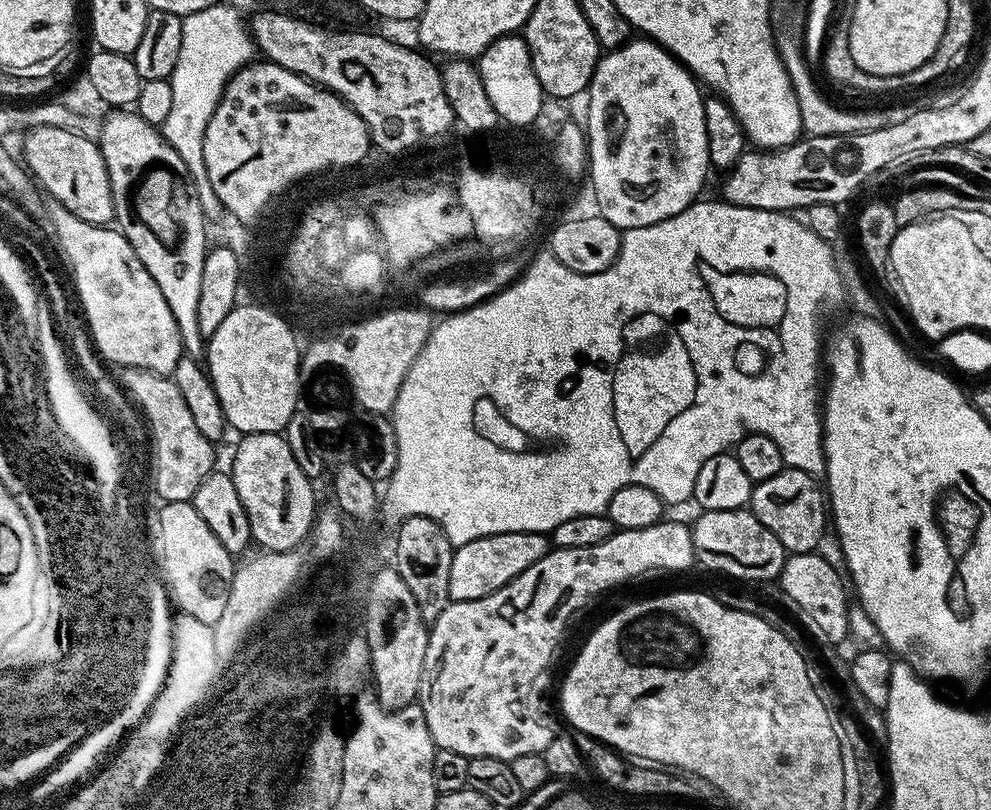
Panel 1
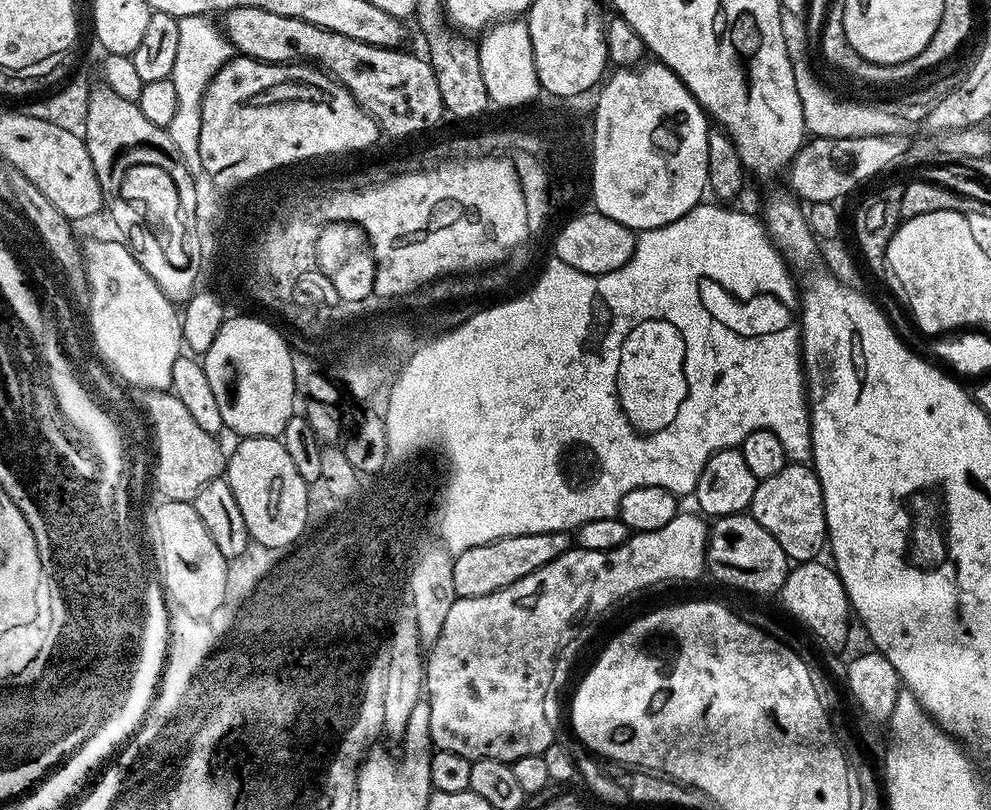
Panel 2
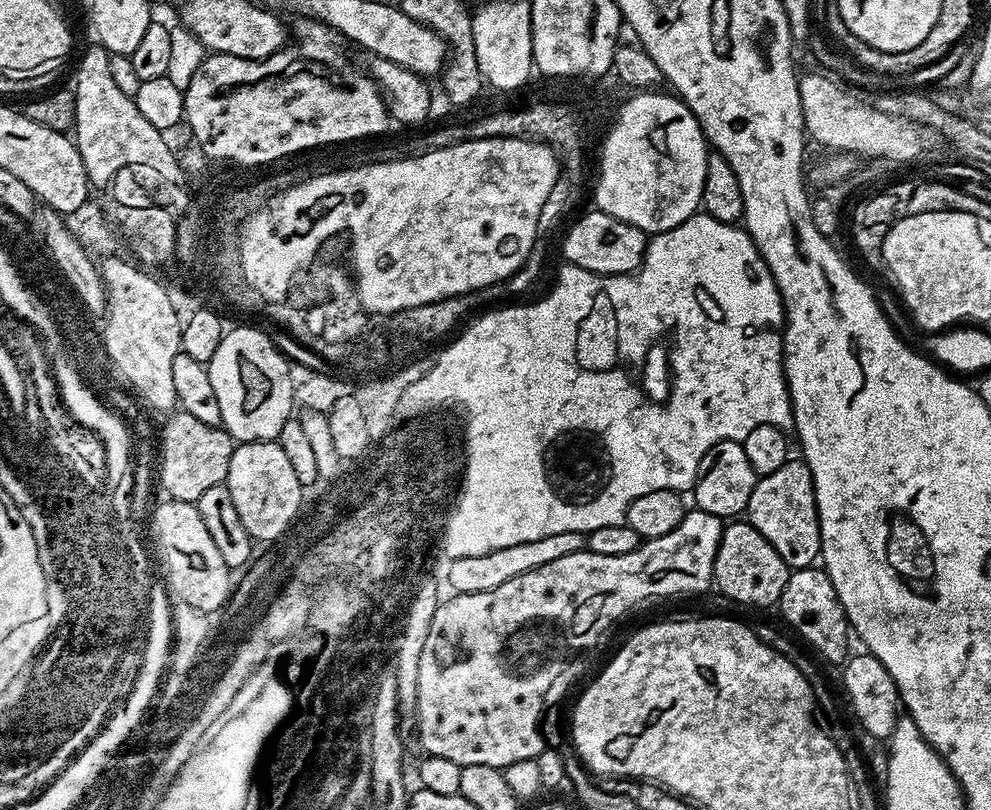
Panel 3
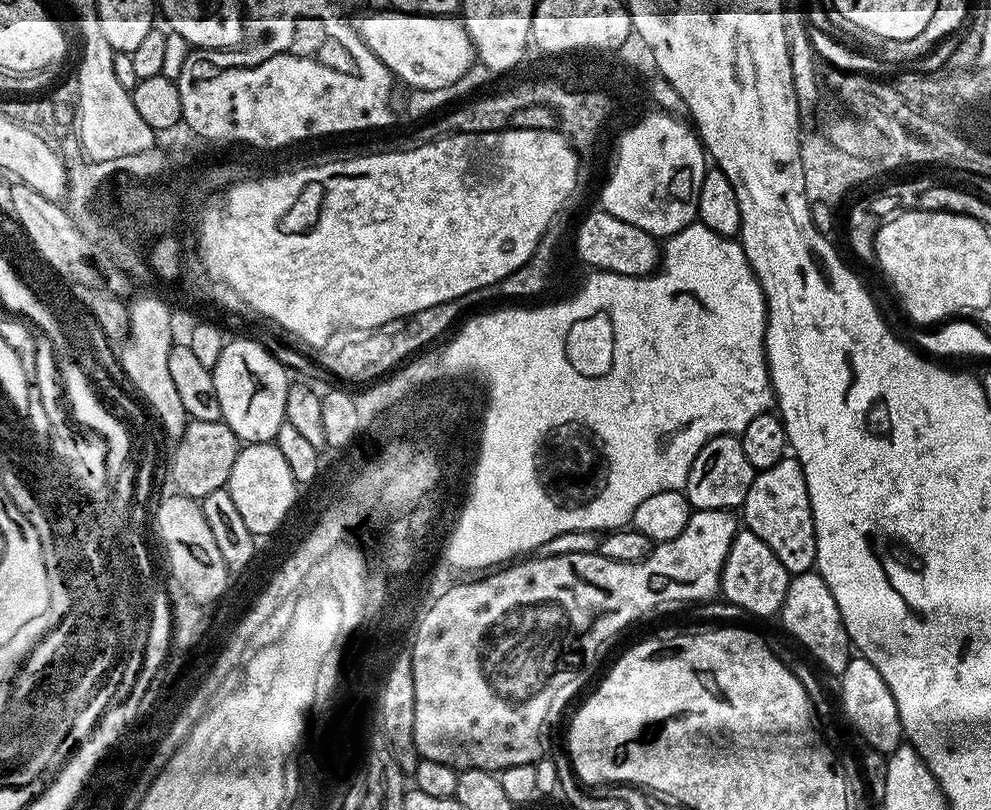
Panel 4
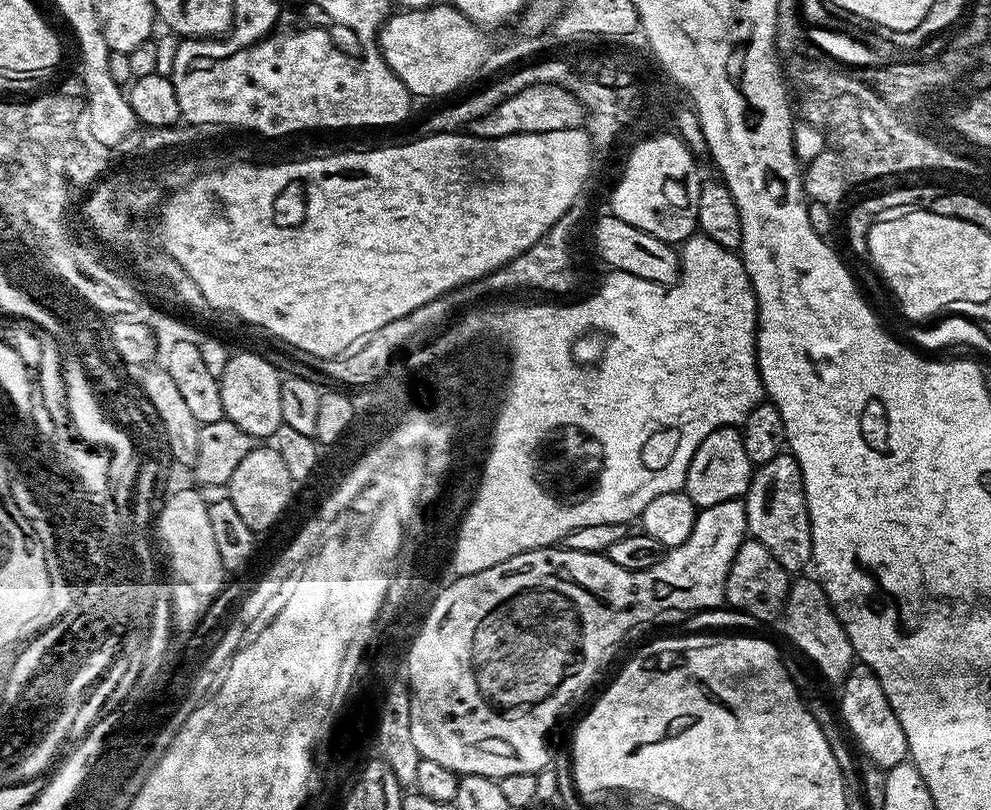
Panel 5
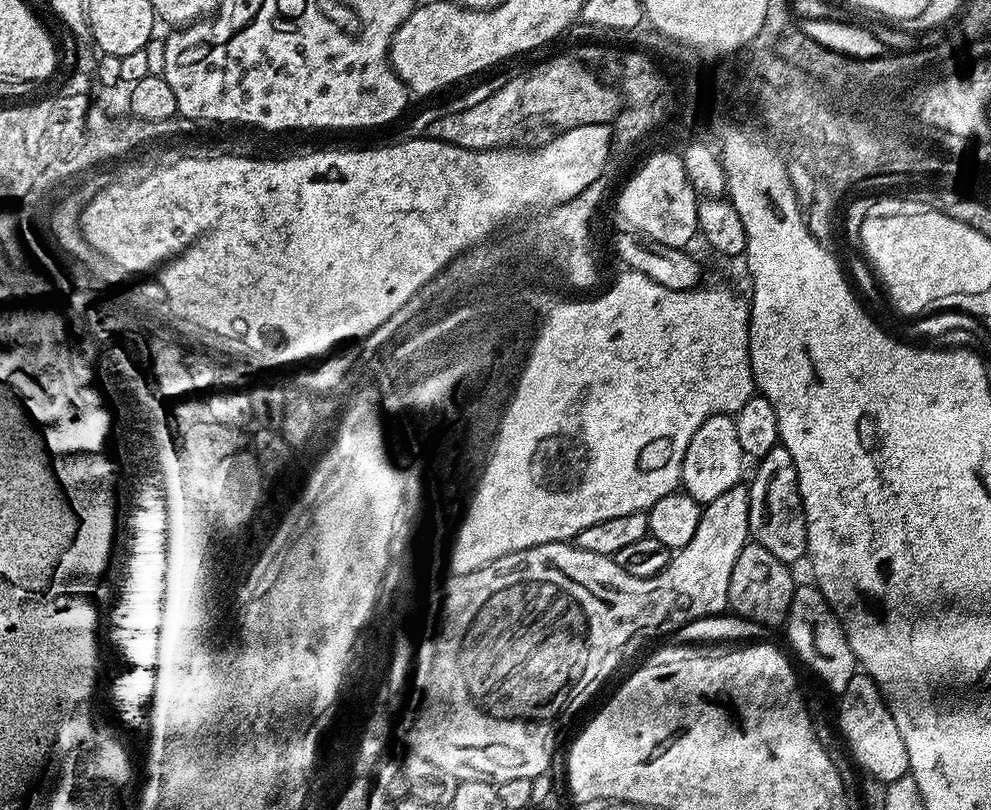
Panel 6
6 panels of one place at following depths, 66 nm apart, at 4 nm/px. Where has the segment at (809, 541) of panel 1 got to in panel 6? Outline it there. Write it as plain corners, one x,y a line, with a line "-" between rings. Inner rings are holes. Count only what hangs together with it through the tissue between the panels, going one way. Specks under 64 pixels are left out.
778,446
770,454
759,457
756,477
748,488
750,494
750,526
748,535
761,544
774,558
792,566
795,560
803,561
808,555
808,523
804,513
802,494
798,486
798,470
790,450

